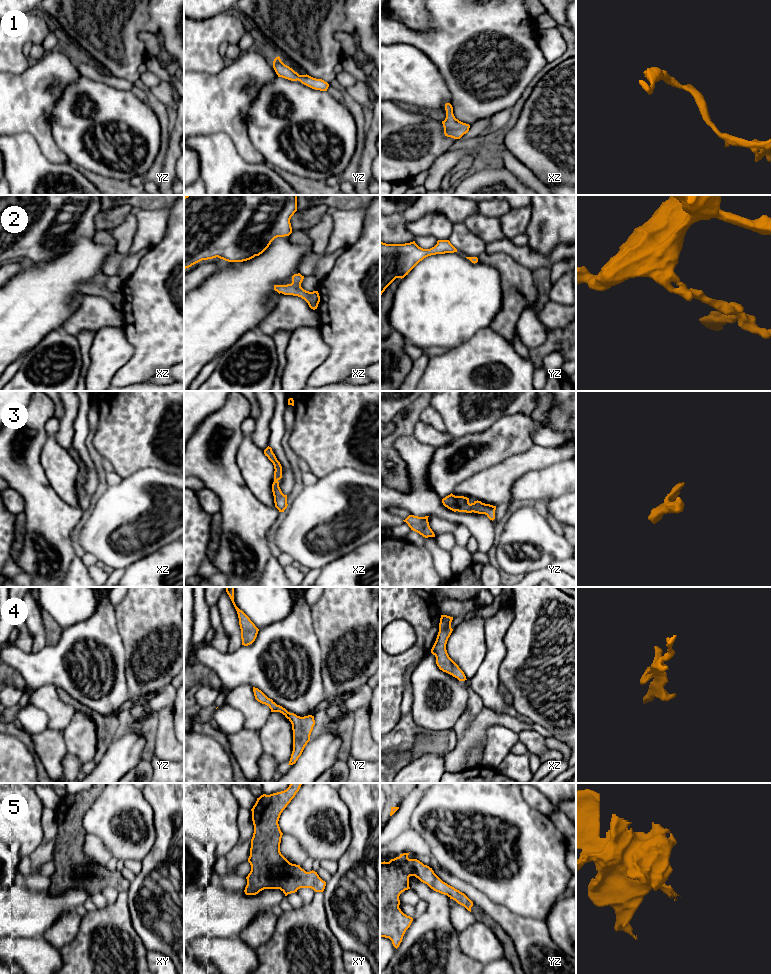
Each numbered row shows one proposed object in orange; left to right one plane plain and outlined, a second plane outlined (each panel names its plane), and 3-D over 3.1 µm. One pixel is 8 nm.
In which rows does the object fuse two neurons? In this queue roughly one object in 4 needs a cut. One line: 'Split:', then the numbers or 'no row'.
Split: no row

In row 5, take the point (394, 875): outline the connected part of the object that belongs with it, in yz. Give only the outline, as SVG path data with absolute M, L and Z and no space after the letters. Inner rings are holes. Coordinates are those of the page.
M409 853L400 854L389 862L380 862L380 937L389 938L396 949L413 921L399 908L400 894L410 889L410 876L447 895L470 912L473 906L464 893L443 882L432 868L417 859L409 859Z

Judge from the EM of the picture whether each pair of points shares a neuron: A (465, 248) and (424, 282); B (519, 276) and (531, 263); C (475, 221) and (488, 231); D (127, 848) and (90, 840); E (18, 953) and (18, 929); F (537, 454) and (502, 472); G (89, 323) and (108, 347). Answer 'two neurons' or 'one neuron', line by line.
A: two neurons
B: two neurons
C: one neuron
D: two neurons
E: two neurons
F: one neuron
G: two neurons

